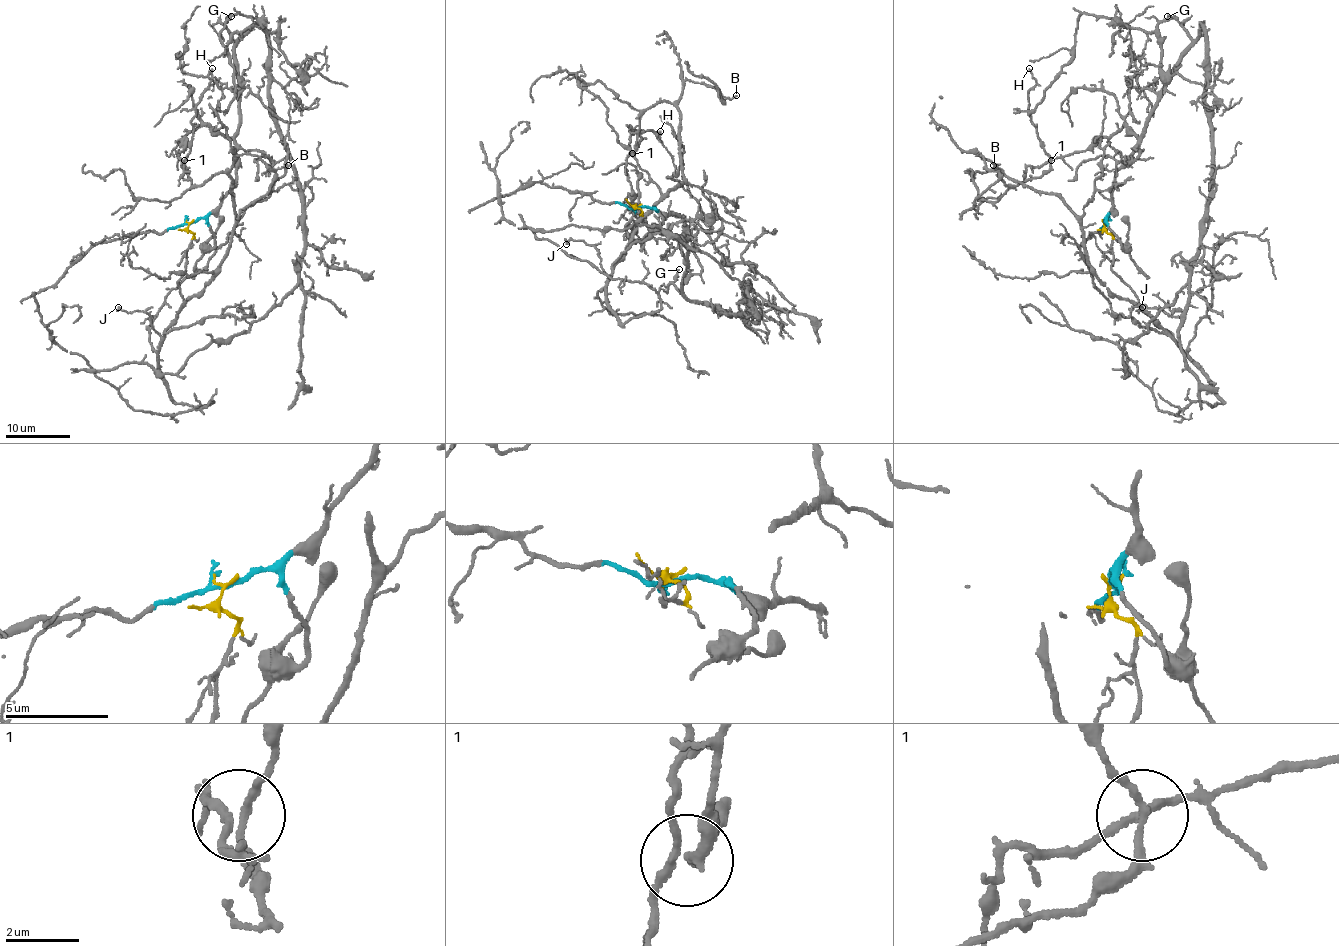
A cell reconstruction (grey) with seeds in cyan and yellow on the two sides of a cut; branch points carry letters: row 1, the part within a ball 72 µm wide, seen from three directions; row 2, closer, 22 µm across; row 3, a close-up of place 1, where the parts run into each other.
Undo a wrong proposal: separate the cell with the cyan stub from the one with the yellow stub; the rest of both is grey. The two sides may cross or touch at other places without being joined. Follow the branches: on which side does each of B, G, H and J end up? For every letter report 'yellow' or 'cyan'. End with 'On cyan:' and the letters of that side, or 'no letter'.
B: yellow
G: cyan
H: yellow
J: yellow
On cyan: G

